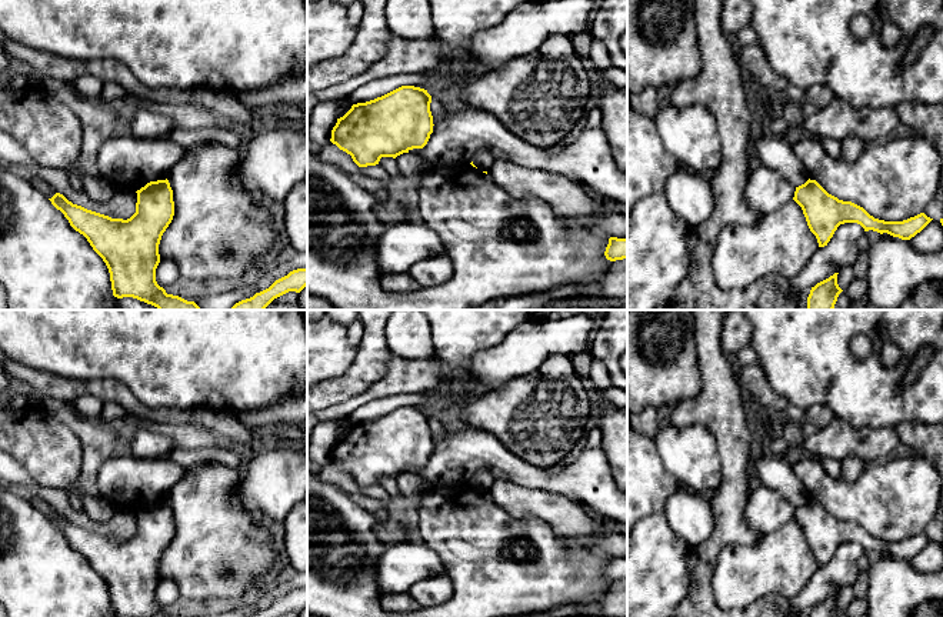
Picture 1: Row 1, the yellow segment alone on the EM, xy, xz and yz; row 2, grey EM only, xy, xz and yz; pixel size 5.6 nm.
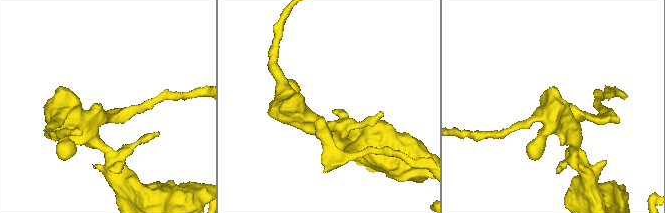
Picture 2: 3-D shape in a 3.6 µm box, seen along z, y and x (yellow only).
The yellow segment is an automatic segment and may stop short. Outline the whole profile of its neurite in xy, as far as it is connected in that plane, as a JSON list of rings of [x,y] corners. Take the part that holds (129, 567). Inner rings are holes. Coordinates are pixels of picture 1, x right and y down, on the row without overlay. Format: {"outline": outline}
{"outline": [[[150,501],[136,513],[136,533],[127,540],[73,524],[60,513],[49,520],[103,578],[114,617],[179,617],[156,601],[159,564],[174,536],[170,503]]]}

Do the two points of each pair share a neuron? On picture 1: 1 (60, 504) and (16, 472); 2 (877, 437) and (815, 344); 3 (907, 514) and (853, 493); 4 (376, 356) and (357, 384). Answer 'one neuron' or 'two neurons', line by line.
1: one neuron
2: two neurons
3: one neuron
4: one neuron

